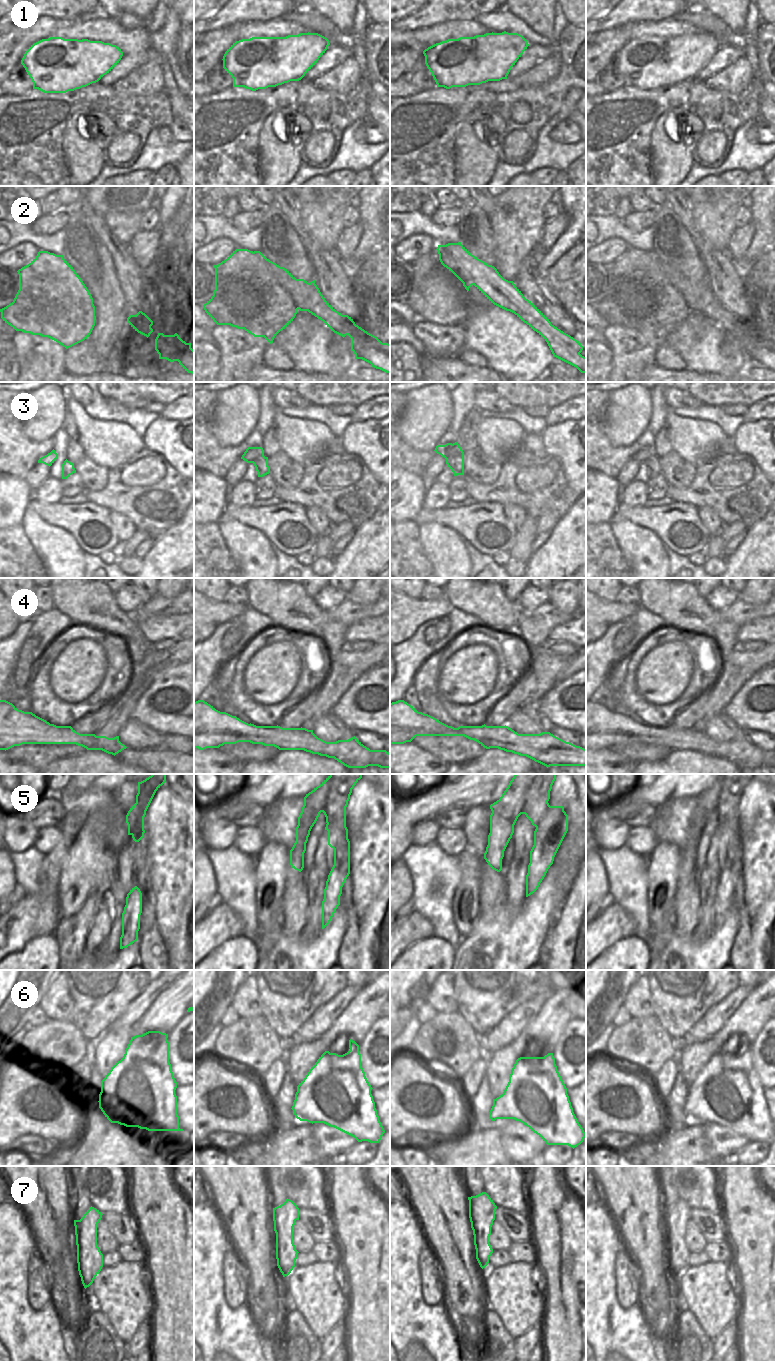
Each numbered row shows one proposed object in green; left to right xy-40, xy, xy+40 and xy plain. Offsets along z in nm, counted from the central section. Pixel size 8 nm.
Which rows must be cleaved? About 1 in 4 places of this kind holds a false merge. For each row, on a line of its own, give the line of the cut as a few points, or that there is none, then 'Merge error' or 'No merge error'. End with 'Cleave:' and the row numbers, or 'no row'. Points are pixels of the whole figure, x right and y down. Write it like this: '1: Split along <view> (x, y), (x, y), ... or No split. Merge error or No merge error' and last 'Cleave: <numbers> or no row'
1: No split. No merge error
2: Split along xy (262, 255), (262, 260), (270, 272), (298, 308). Merge error
3: Split along xy+40 (453, 444), (448, 448), (449, 456), (446, 459). Merge error
4: No split. No merge error
5: Split along xy+40 (549, 805), (546, 813), (536, 823), (530, 820). Merge error
6: No split. No merge error
7: No split. No merge error
Cleave: 2, 3, 5

